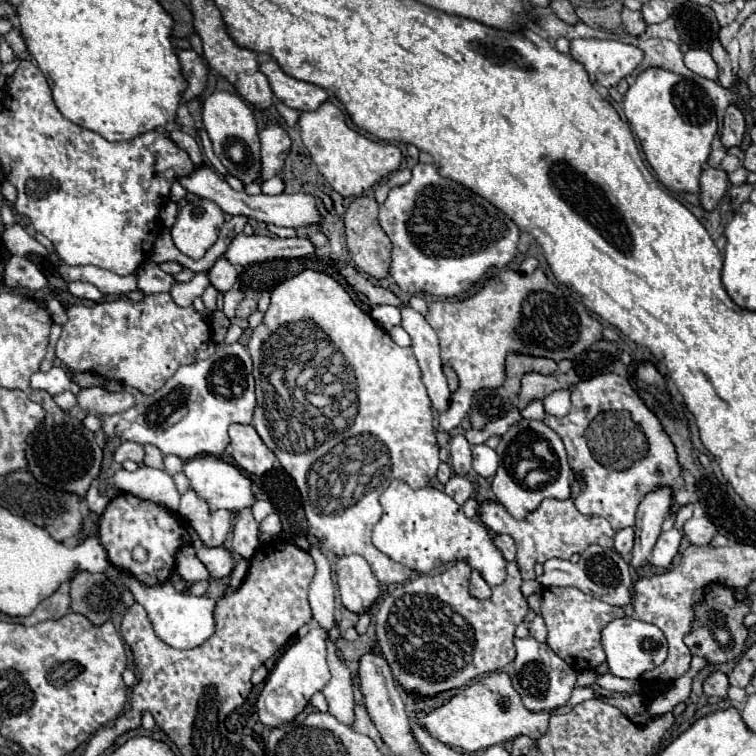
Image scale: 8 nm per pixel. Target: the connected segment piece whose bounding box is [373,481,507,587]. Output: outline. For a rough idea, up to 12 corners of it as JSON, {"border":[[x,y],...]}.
{"border":[[391,481],[373,543],[427,573],[467,561],[489,587],[507,559],[433,487]]}

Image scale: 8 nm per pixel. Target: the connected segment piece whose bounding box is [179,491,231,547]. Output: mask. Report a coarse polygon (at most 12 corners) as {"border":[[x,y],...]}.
{"border":[[195,491],[181,495],[179,513],[205,547],[221,547],[231,515],[211,515]]}

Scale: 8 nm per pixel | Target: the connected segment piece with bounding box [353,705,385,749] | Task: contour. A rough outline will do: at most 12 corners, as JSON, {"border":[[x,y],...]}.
{"border":[[355,707],[353,729],[385,747],[365,707]]}

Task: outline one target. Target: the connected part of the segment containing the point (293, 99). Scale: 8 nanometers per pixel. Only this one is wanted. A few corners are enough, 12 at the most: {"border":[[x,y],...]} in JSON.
{"border":[[263,63],[275,97],[301,113],[329,99],[323,87]]}

